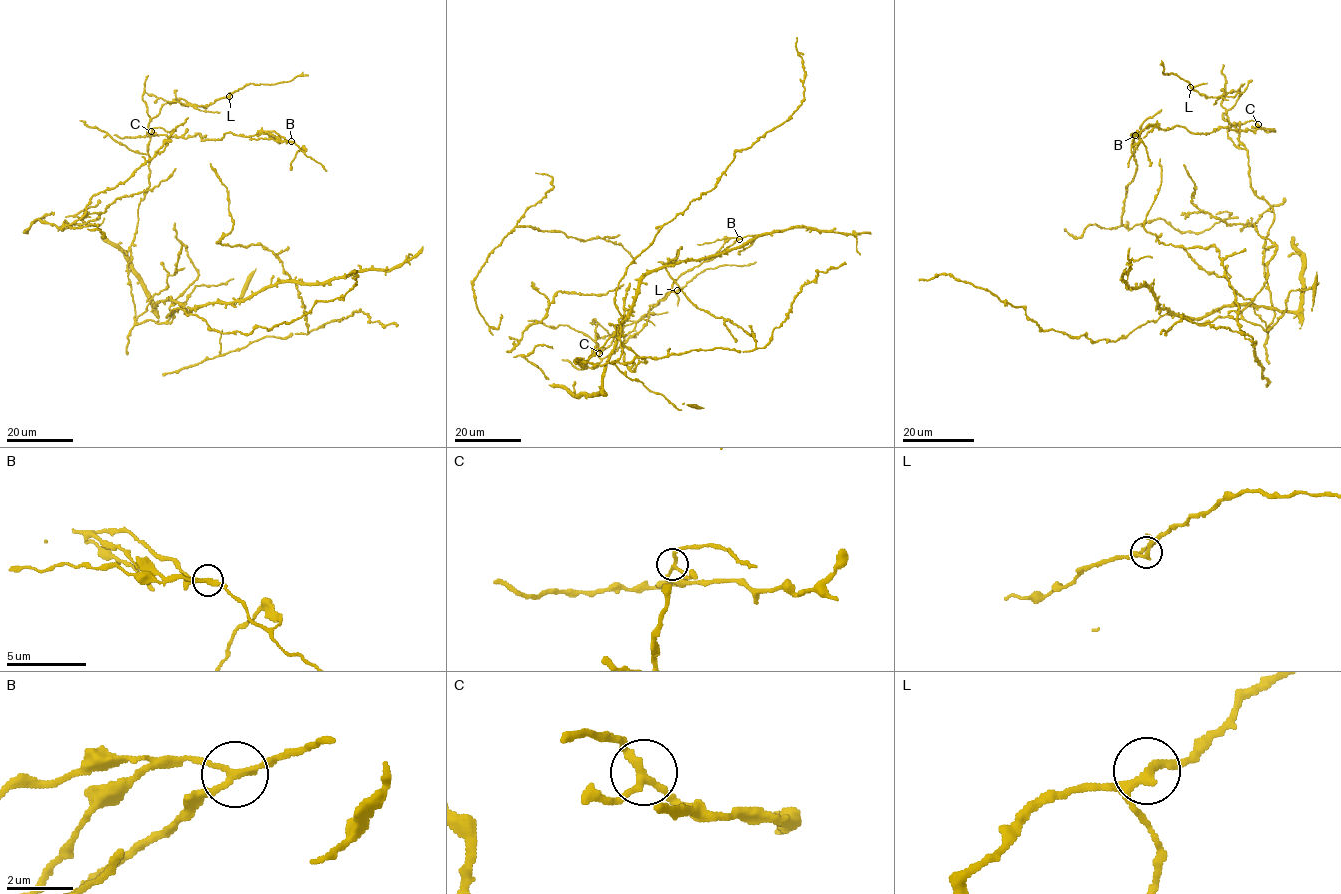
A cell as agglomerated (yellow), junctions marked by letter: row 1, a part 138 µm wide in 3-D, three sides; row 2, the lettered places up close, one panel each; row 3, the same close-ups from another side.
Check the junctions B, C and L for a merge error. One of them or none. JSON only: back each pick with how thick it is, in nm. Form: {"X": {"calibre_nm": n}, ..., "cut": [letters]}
{"B": {"calibre_nm": 200}, "cut": ["B"]}

